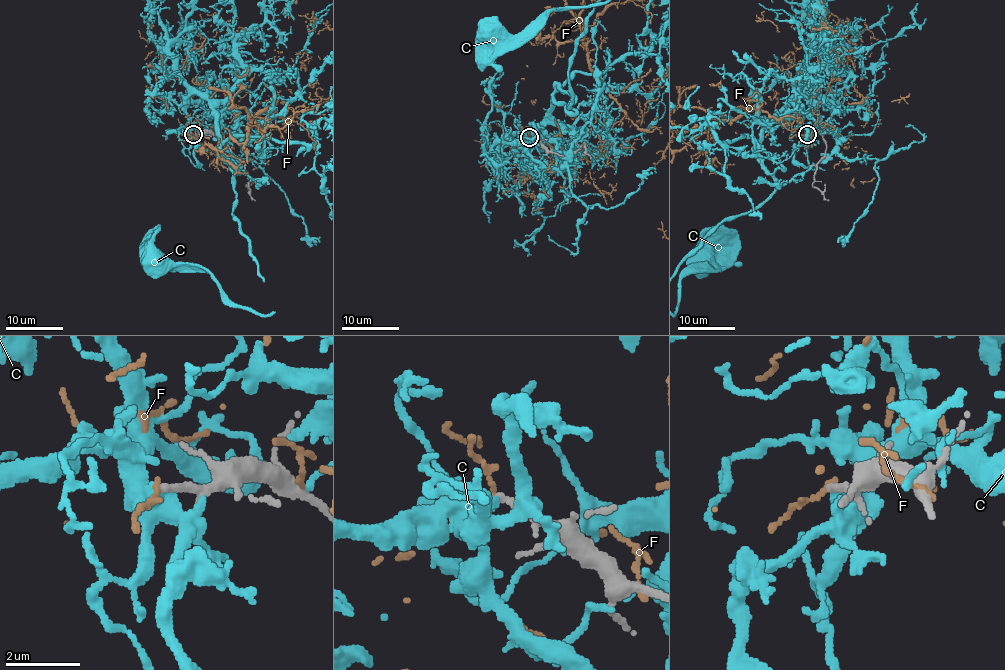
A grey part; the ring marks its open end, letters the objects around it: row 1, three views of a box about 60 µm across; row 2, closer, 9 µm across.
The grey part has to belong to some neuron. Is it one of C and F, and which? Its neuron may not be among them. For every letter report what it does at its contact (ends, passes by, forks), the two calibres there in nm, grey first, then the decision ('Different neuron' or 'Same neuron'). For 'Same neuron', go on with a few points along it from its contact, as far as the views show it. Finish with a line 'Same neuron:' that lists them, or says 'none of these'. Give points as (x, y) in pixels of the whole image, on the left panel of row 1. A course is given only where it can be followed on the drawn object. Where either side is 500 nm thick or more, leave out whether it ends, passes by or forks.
C: It passes by. Thickness 240 nm (grey) against 360 nm. Different neuron
F: It ends there. Thickness 240 nm (grey) against 110 nm. Different neuron
Same neuron: none of these

